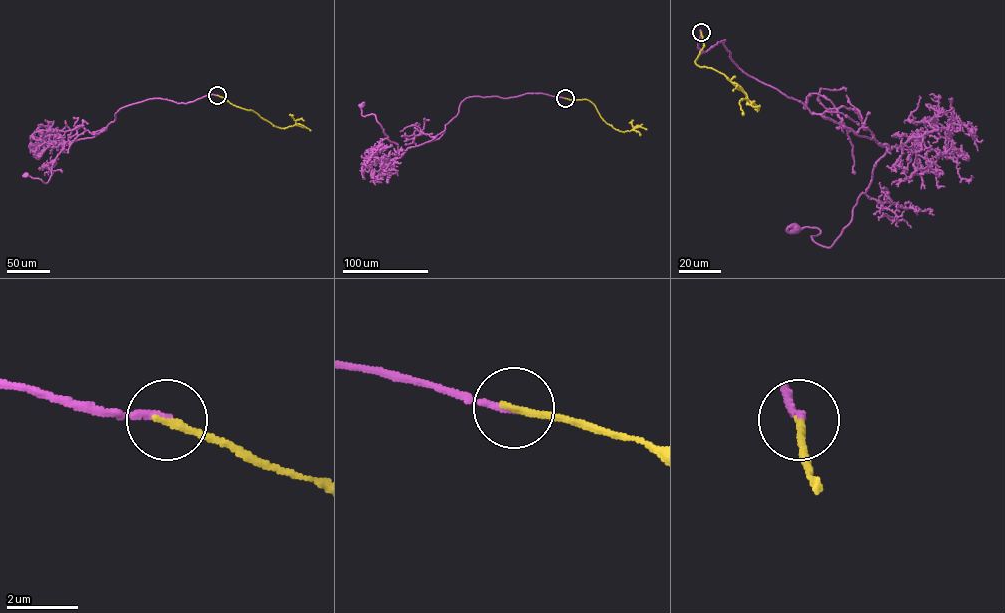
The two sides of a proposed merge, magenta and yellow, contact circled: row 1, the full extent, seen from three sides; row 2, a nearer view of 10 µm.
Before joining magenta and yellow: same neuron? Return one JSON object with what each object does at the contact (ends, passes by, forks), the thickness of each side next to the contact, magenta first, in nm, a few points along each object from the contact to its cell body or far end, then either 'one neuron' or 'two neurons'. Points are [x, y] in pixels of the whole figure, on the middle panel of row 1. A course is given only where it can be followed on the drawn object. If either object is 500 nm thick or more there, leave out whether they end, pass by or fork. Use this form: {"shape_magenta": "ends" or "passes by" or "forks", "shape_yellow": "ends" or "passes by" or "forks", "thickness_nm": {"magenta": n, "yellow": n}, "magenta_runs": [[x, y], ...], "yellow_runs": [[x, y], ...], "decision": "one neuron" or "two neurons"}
{"shape_magenta": "ends", "shape_yellow": "ends", "thickness_nm": {"magenta": 200, "yellow": 200}, "magenta_runs": [[565, 98], [541, 93], [466, 97], [444, 130], [404, 150], [387, 138], [375, 115], [362, 116], [361, 105]], "yellow_runs": [[565, 98], [589, 100], [603, 120], [619, 131], [638, 127], [646, 129]], "decision": "one neuron"}

